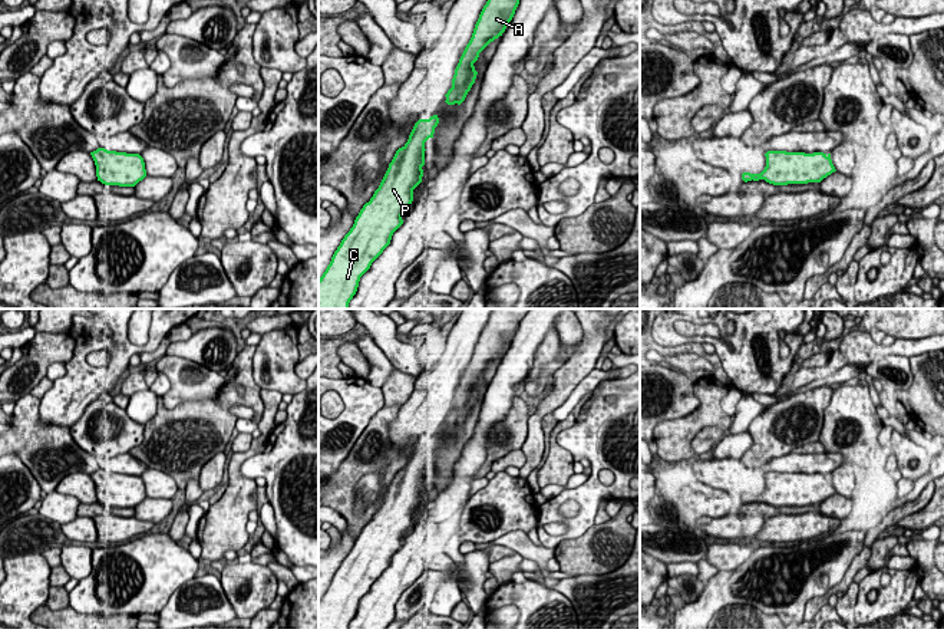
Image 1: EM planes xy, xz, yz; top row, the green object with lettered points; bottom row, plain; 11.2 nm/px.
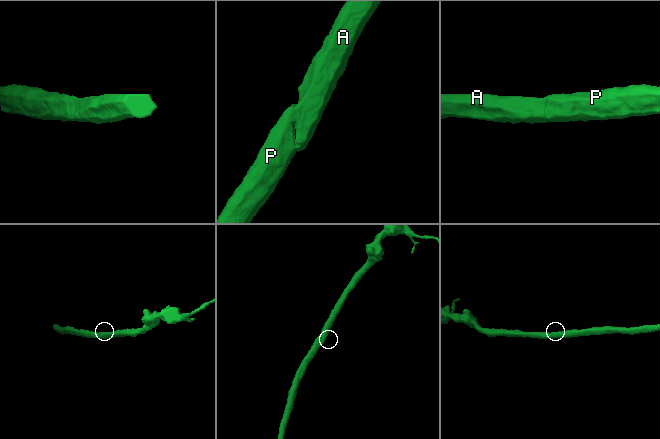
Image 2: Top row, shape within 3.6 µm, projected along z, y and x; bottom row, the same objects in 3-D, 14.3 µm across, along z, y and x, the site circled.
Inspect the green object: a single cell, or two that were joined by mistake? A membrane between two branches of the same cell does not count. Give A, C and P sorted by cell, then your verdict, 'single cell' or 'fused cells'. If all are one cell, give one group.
groups A C P; single cell

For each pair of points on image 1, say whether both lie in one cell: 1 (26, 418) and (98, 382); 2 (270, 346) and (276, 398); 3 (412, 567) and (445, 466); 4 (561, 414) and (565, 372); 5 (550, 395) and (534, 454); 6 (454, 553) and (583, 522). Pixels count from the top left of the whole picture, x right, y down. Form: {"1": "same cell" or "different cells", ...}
{"1": "different cells", "2": "different cells", "3": "different cells", "4": "different cells", "5": "same cell", "6": "different cells"}

